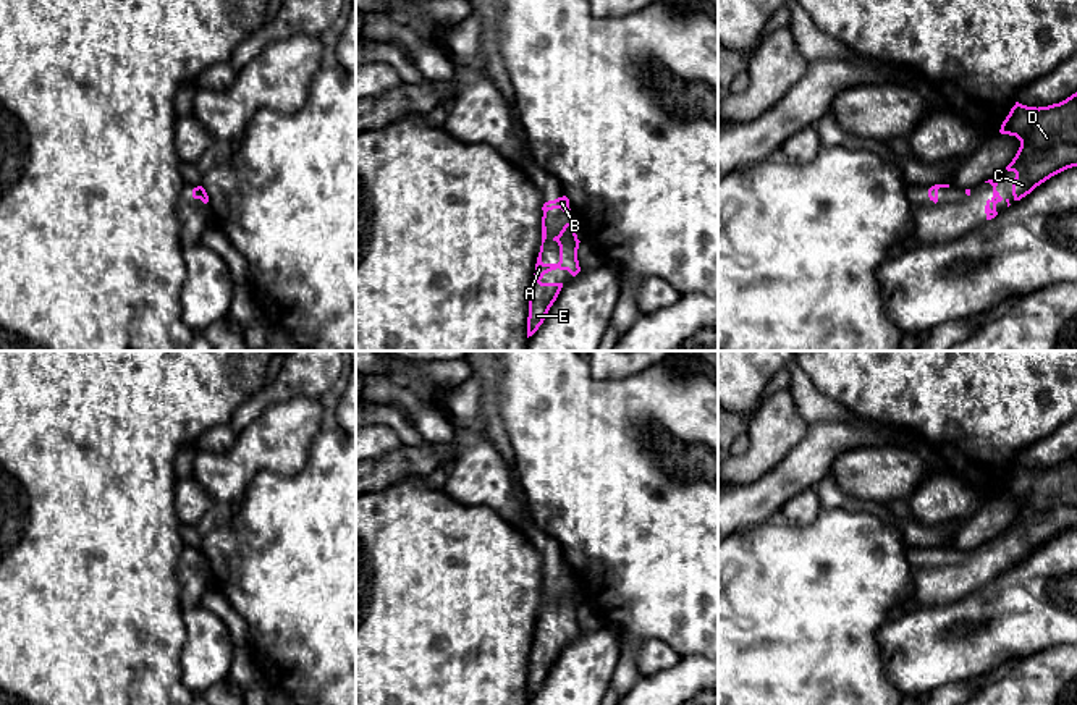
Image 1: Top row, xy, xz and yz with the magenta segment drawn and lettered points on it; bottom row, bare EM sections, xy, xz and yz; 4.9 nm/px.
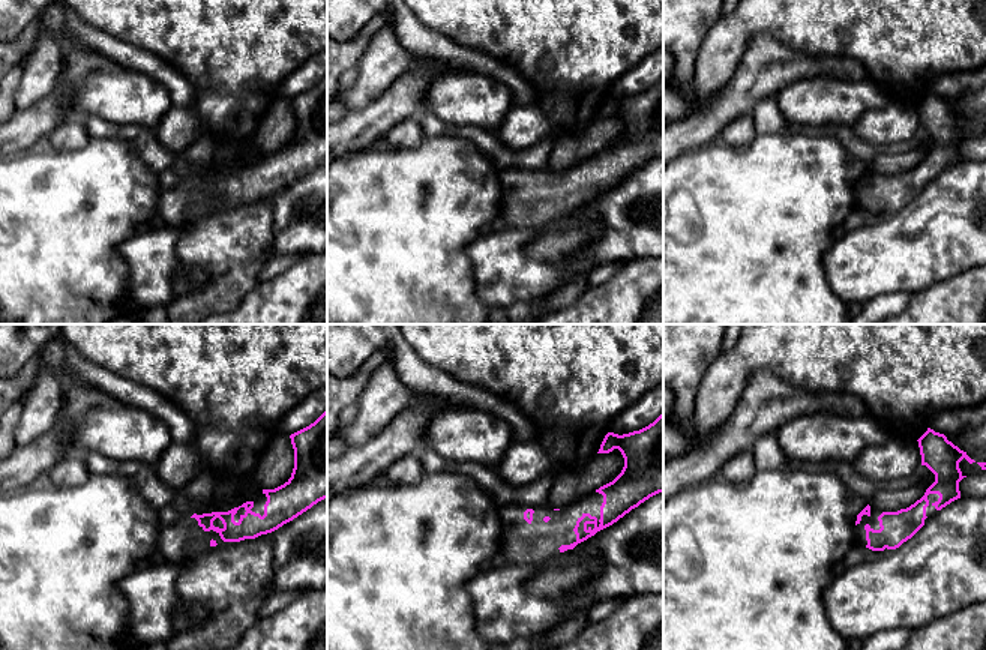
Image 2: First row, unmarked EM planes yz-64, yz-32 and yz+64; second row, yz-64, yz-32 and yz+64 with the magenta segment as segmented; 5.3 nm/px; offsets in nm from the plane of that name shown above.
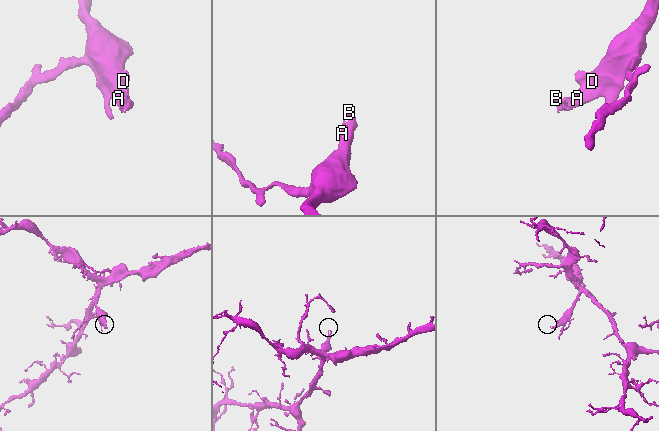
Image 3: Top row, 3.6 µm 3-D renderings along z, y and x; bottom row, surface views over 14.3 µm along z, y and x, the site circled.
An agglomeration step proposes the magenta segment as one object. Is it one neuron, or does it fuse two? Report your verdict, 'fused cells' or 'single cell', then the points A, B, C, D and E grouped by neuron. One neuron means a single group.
single cell | A B C D E

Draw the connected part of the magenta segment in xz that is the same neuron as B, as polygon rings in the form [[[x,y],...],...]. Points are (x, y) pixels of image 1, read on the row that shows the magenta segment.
[[[566,196],[563,197],[558,197],[555,201],[548,201],[543,204],[542,210],[543,210],[543,217],[542,217],[542,246],[540,246],[540,252],[538,252],[538,257],[537,257],[537,264],[535,264],[535,273],[534,273],[534,281],[532,281],[532,289],[530,289],[530,296],[529,296],[529,317],[527,317],[527,338],[532,336],[538,327],[543,323],[550,307],[553,306],[553,302],[556,301],[561,288],[563,288],[563,283],[542,283],[540,280],[543,278],[545,273],[551,272],[551,270],[568,270],[572,277],[576,277],[579,272],[581,272],[581,267],[579,267],[579,260],[577,260],[577,249],[579,249],[579,239],[577,239],[577,234],[576,234],[576,228],[577,228],[577,223],[566,223],[563,226],[563,230],[560,231],[558,236],[553,238],[553,241],[558,243],[560,246],[560,262],[558,264],[543,264],[542,262],[542,252],[543,252],[543,243],[547,239],[547,226],[545,226],[545,218],[547,218],[547,212],[548,210],[553,210],[553,209],[561,209],[563,212],[569,212],[569,199]]]

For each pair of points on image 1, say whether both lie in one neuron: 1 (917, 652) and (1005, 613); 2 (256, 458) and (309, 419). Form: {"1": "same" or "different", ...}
{"1": "same", "2": "same"}

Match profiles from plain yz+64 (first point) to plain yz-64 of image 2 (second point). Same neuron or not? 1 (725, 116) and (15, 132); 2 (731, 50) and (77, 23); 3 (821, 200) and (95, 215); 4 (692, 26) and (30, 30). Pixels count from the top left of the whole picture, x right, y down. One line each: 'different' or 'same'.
1: same
2: different
3: same
4: different

